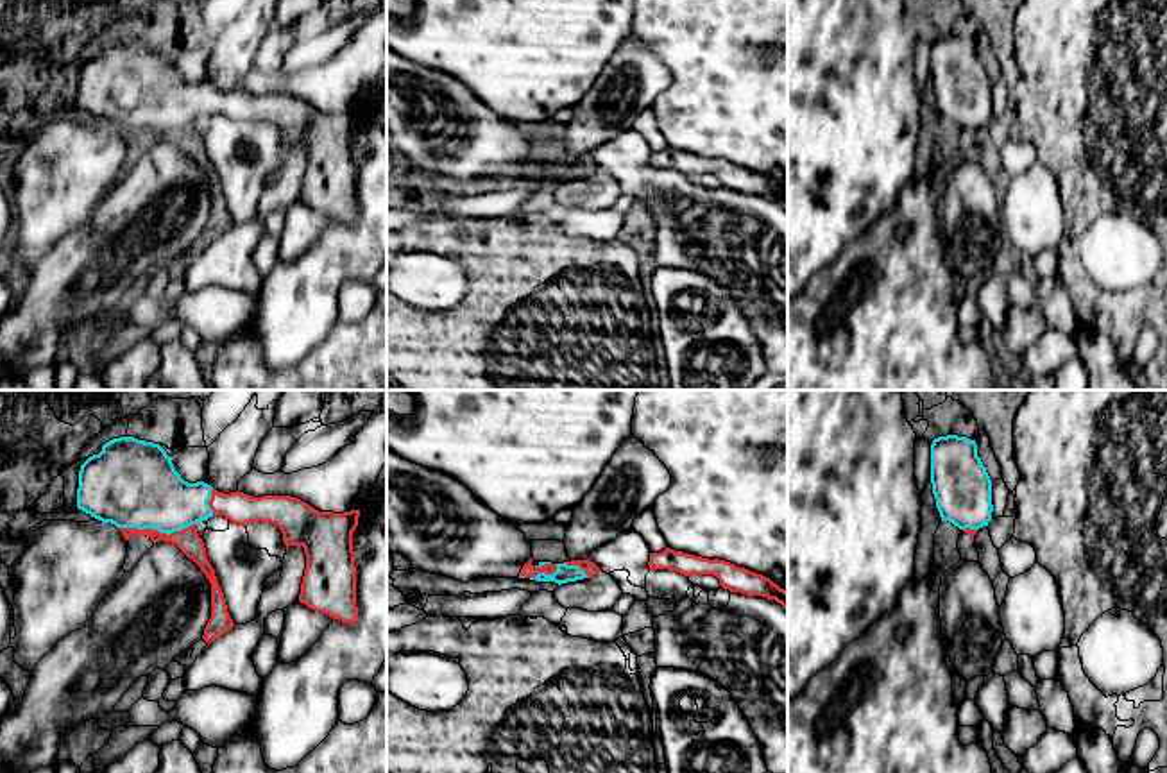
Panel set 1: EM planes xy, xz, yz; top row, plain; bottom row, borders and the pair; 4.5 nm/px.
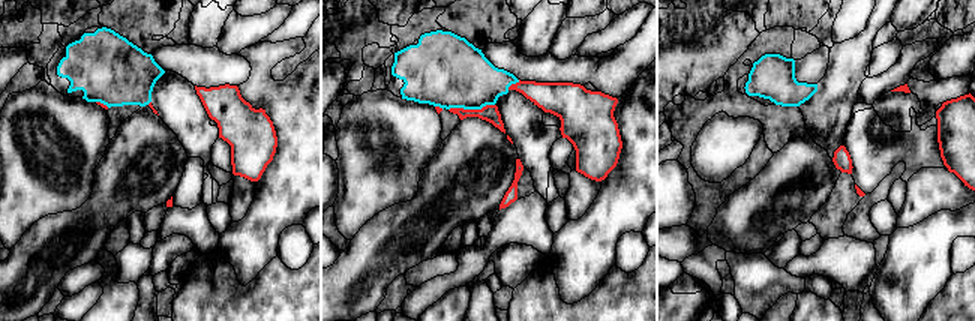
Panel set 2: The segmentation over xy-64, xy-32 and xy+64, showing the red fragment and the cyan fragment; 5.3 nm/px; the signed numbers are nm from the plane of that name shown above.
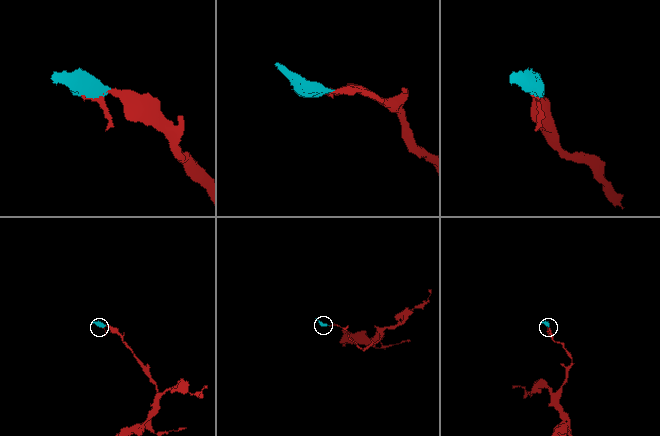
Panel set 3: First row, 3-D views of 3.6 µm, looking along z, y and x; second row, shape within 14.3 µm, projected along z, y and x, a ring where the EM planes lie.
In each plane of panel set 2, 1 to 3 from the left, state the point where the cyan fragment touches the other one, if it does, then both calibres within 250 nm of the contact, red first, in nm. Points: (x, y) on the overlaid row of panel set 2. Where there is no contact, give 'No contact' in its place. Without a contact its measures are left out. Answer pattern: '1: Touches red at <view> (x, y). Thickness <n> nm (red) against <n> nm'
1: Touches red at xy-64 (102, 104). Thickness 20 nm (red) against 360 nm
2: Touches red at xy-32 (471, 110). Thickness 90 nm (red) against 400 nm
3: No contact

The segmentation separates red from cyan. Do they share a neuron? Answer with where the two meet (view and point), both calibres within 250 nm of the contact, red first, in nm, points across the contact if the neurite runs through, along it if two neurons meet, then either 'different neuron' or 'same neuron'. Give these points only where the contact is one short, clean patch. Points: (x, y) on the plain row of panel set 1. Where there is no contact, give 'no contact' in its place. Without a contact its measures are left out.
contact xy (156, 129); calibres 110 and 400 nm; way xy (188, 140), (181, 133), (156, 129), (156, 108), (131, 83); same neuron

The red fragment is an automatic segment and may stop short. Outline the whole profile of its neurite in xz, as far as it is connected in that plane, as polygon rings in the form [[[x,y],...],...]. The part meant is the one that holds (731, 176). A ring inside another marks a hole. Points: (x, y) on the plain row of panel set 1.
[[[666,147],[660,152],[650,152],[648,165],[650,170],[668,168],[677,170],[684,175],[712,174],[720,179],[720,184],[723,188],[728,188],[730,191],[762,195],[768,199],[775,199],[782,206],[788,206],[788,191],[773,183],[770,177],[752,172],[745,166],[737,166],[725,159],[709,159]]]

